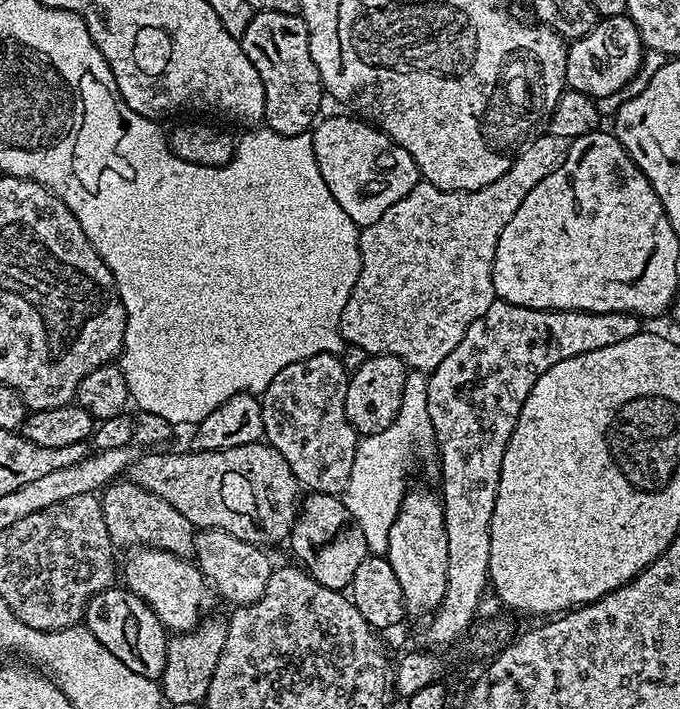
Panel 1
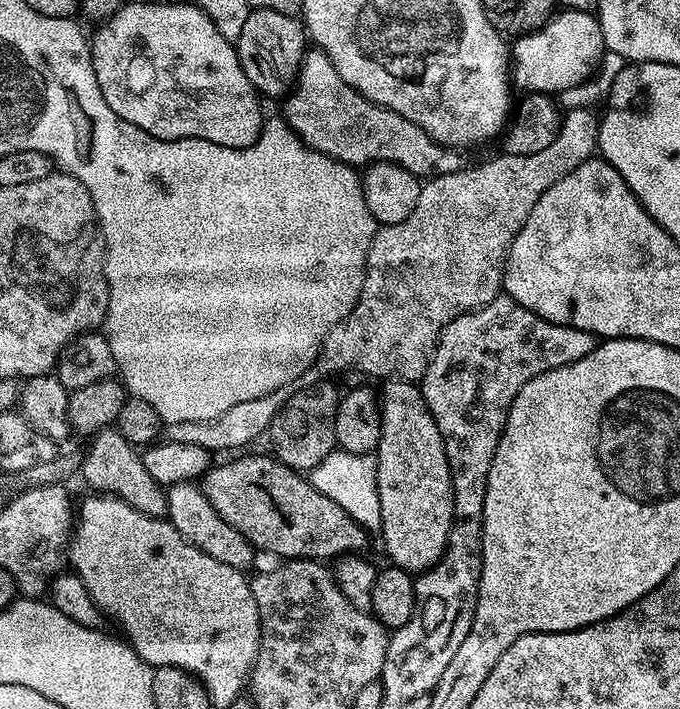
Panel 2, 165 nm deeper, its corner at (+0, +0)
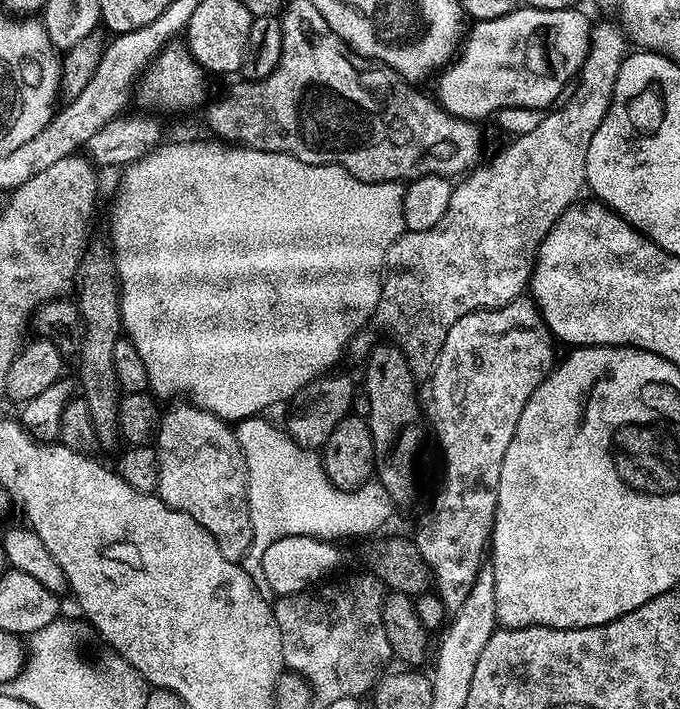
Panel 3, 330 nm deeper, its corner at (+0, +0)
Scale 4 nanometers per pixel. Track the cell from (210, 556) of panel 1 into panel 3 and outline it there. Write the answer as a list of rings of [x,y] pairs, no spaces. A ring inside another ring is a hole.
[[[180,402],[177,408],[172,408],[163,413],[160,417],[160,428],[156,431],[156,439],[154,441],[154,451],[156,454],[156,486],[158,495],[174,510],[178,510],[182,514],[190,514],[190,518],[194,518],[194,522],[198,522],[198,526],[202,526],[214,538],[214,542],[218,542],[218,550],[222,550],[222,558],[230,558],[231,560],[243,561],[245,554],[250,550],[250,542],[252,541],[252,527],[250,526],[250,510],[248,509],[248,471],[246,470],[246,462],[242,450],[236,441],[235,431],[225,421],[219,420],[212,412],[206,412],[201,408],[195,407],[187,402]]]

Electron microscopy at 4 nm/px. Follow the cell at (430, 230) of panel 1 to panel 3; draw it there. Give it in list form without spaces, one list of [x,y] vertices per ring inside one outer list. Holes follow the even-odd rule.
[[[613,23],[600,24],[591,29],[588,33],[588,53],[584,59],[584,65],[578,73],[578,81],[580,85],[567,93],[568,101],[561,108],[553,107],[547,114],[541,115],[538,126],[534,126],[534,130],[530,130],[530,134],[522,134],[515,137],[489,164],[481,163],[479,166],[471,169],[452,189],[448,204],[444,208],[442,218],[438,218],[438,222],[434,222],[434,226],[430,226],[428,230],[418,230],[410,232],[405,230],[403,234],[390,246],[388,258],[386,261],[386,271],[382,276],[380,285],[380,301],[376,307],[375,323],[378,322],[386,331],[389,332],[391,343],[399,348],[400,352],[406,358],[406,362],[410,366],[412,375],[417,378],[427,378],[432,373],[434,362],[438,358],[438,354],[442,350],[442,342],[446,342],[446,330],[450,330],[450,326],[454,326],[454,322],[458,322],[458,318],[462,318],[471,312],[479,312],[482,308],[501,308],[506,306],[512,300],[519,300],[525,295],[526,289],[529,287],[532,279],[532,265],[536,261],[536,251],[540,249],[540,244],[544,240],[544,235],[549,231],[552,223],[570,207],[577,203],[576,196],[586,188],[586,150],[590,150],[590,138],[594,138],[594,130],[598,130],[598,126],[602,126],[602,118],[606,118],[606,110],[608,104],[612,100],[614,94],[614,82],[618,82],[618,70],[622,66],[626,55],[626,38]]]

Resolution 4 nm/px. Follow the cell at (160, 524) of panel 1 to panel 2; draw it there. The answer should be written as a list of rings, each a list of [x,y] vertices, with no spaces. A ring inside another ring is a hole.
[[[103,428],[91,437],[88,449],[83,449],[80,461],[79,475],[89,484],[91,491],[96,494],[116,496],[122,502],[134,506],[151,516],[167,517],[168,493],[154,478],[150,478],[144,465],[143,455],[137,445],[126,442],[122,434],[115,428]]]

